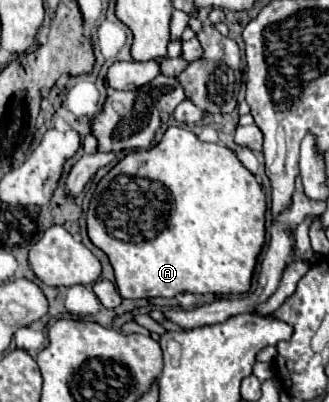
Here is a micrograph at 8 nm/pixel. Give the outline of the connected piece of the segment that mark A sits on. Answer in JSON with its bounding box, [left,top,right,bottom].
[86,126,266,298]

